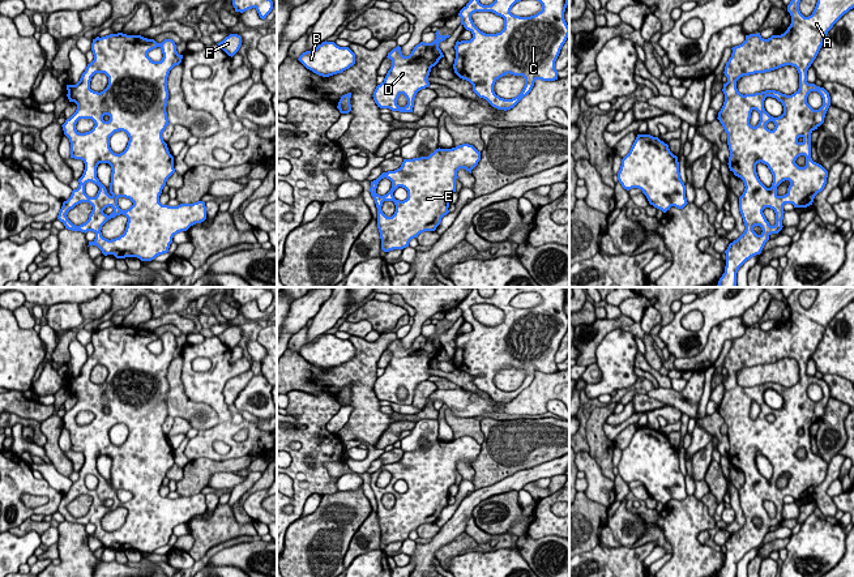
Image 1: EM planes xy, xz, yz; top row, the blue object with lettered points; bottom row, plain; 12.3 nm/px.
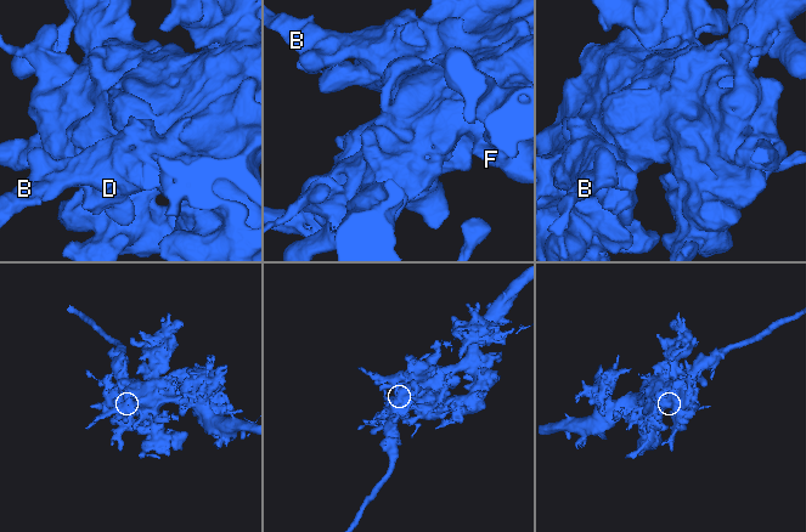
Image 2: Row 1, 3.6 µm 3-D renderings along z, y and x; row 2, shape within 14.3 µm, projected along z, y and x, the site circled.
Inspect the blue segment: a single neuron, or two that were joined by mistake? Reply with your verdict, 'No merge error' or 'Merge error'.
No merge error

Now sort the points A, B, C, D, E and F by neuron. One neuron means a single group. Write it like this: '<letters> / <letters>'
A B C D E F

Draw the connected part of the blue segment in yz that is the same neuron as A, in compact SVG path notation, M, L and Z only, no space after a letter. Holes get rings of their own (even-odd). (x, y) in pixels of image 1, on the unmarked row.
M797 287L787 298L791 316L783 326L768 332L760 325L750 326L742 337L731 341L723 364L727 369L722 381L725 394L717 411L727 426L729 461L746 479L739 490L746 522L725 543L726 559L718 577L736 577L739 560L760 547L769 529L782 522L785 496L807 500L827 476L828 463L811 450L811 426L824 415L830 389L824 380L807 375L807 363L828 324L853 300L854 287ZM807 288L815 288L817 295L812 307L804 309L799 295ZM785 358L795 359L799 366L799 381L794 386L765 382L743 388L738 384L736 373L740 369ZM811 384L817 384L823 390L819 402L807 396ZM767 389L782 396L781 409L773 410L765 403ZM753 402L760 406L756 419L750 416ZM760 454L773 467L770 480L757 469L756 457ZM785 473L790 474L787 486L778 488L777 479ZM765 500L774 503L774 518L767 513L763 505Z

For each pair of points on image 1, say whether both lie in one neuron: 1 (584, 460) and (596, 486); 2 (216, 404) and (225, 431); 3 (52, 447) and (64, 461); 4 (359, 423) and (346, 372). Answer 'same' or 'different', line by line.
1: same
2: different
3: same
4: same

